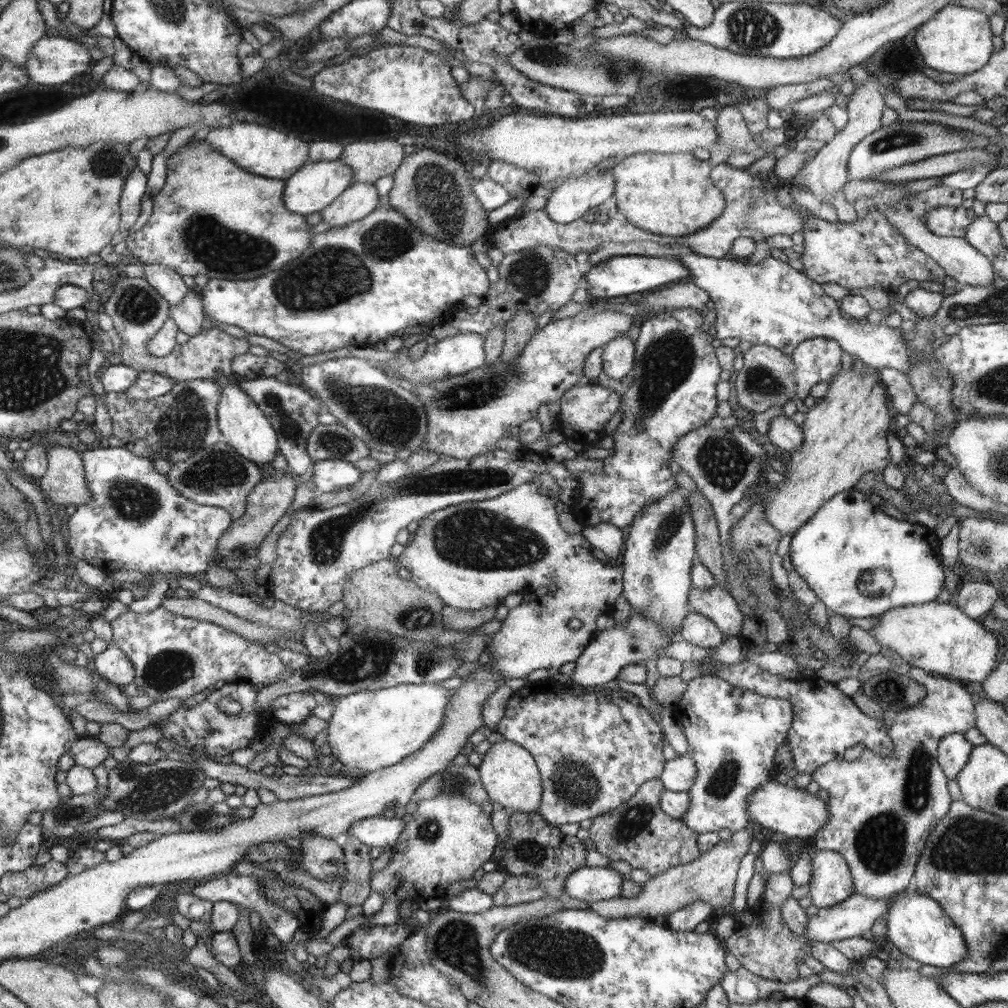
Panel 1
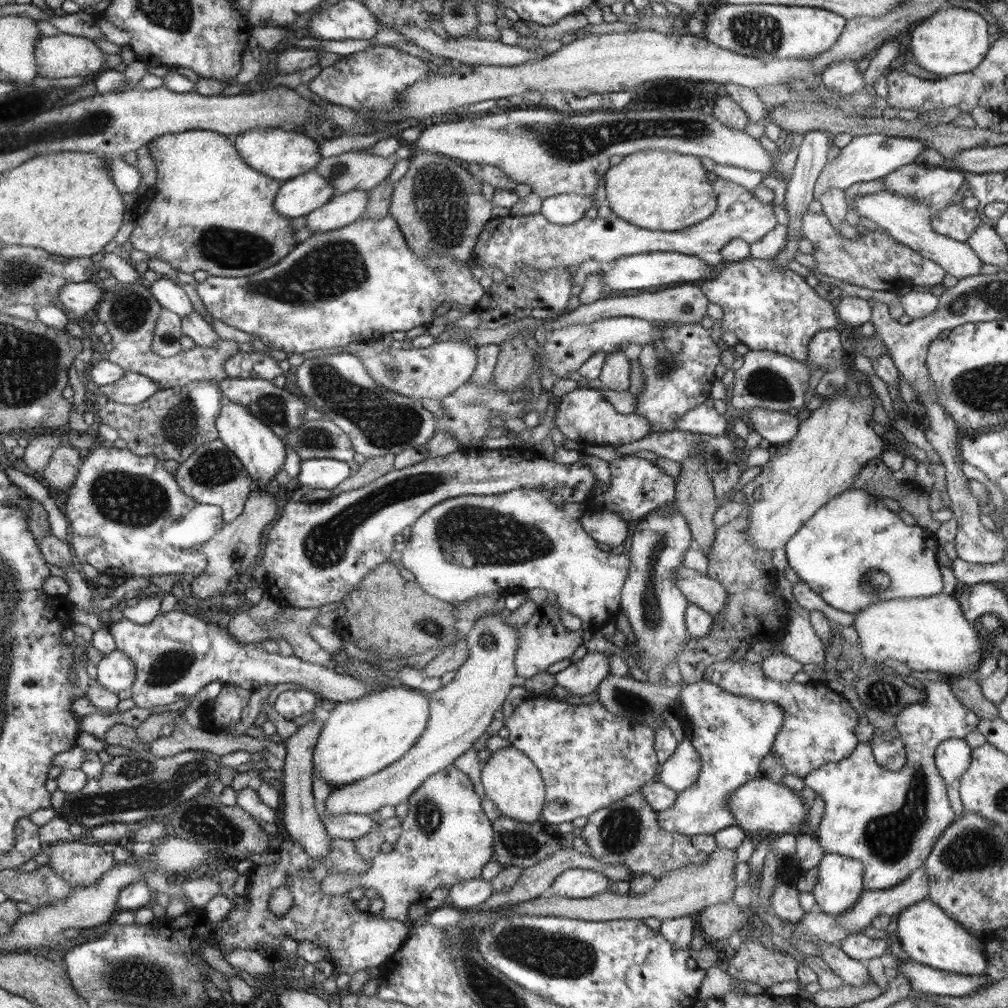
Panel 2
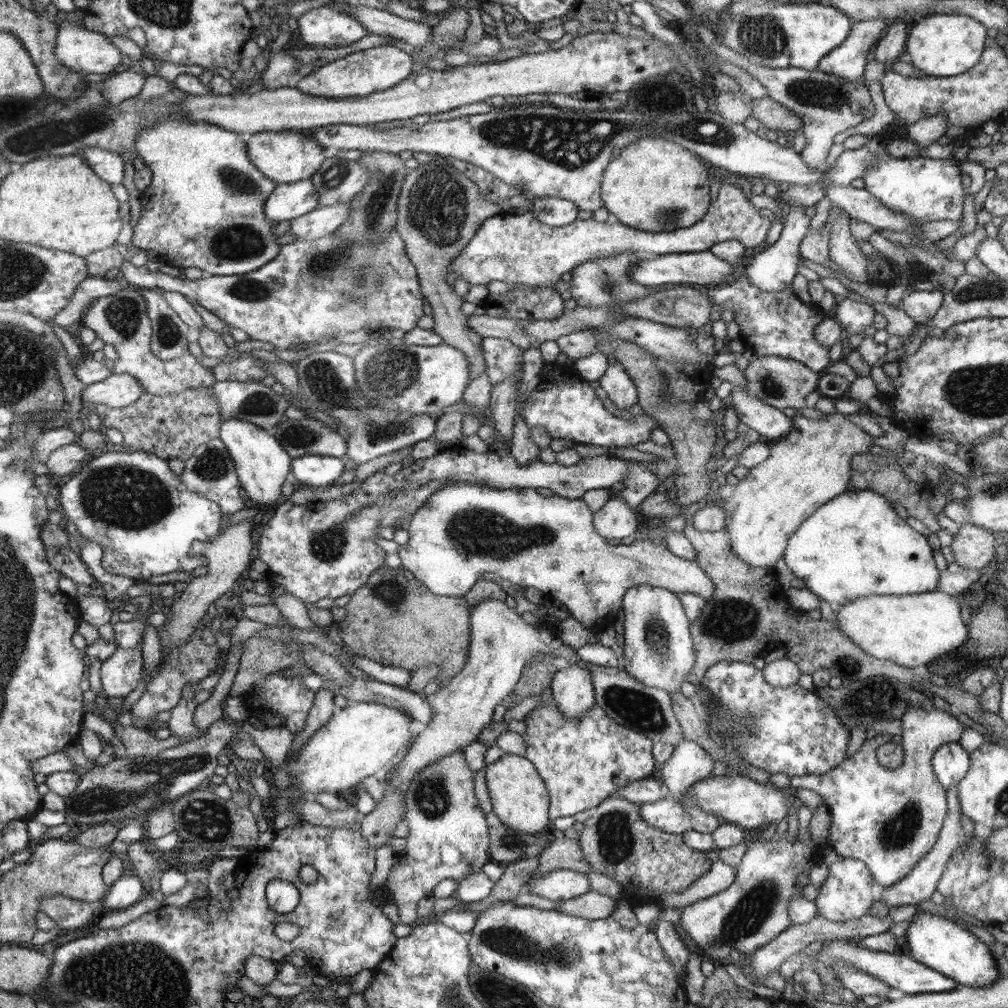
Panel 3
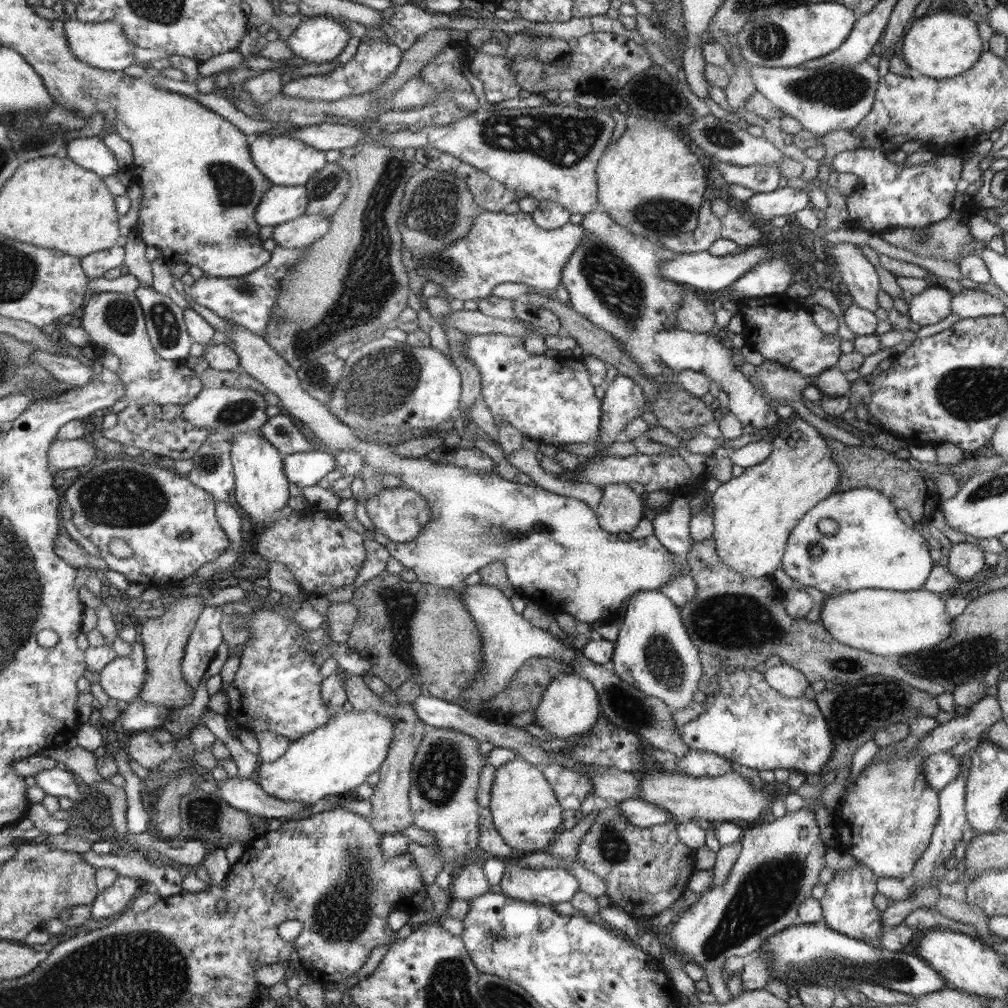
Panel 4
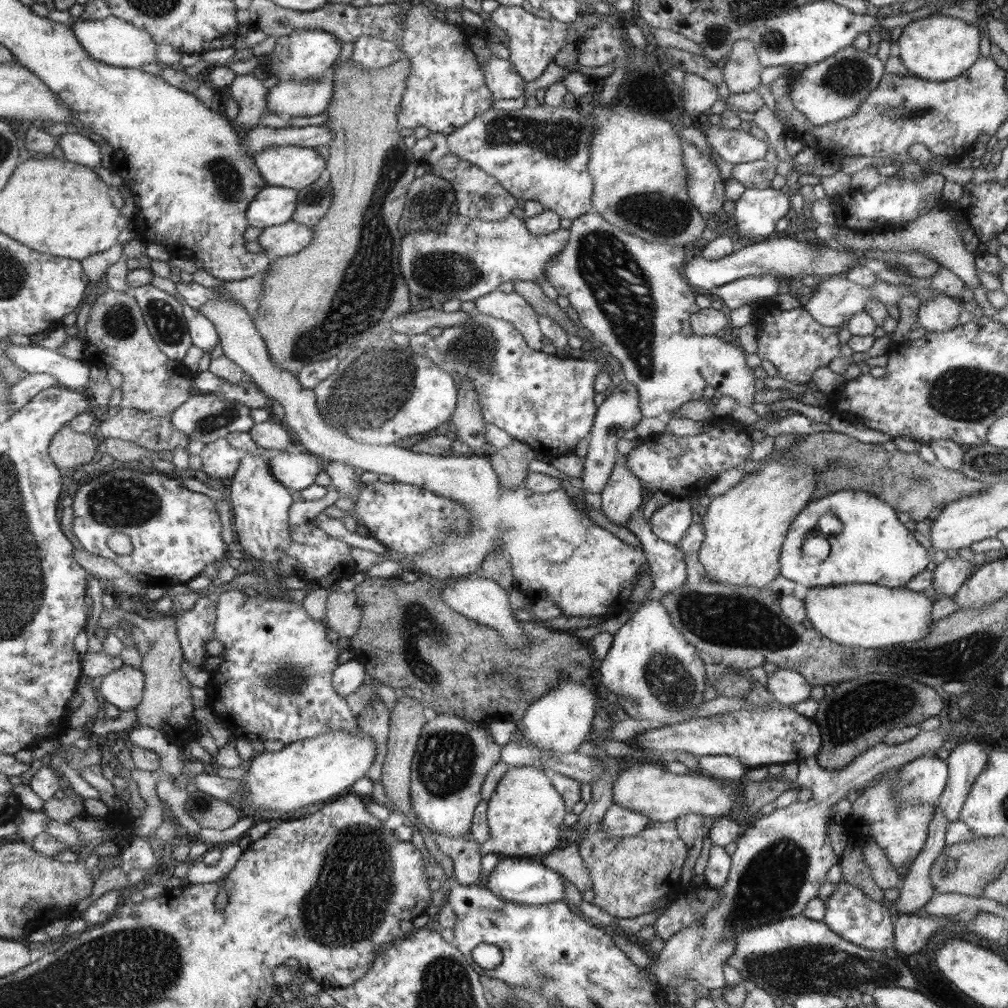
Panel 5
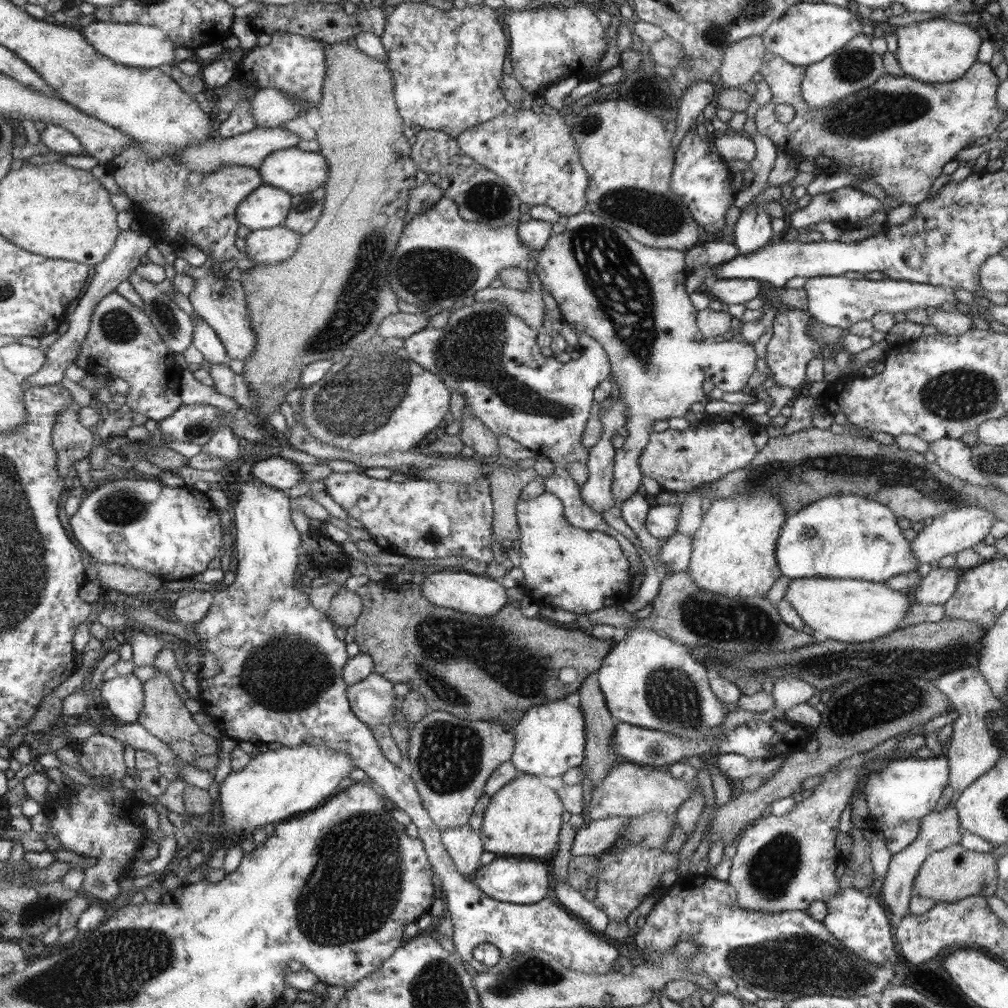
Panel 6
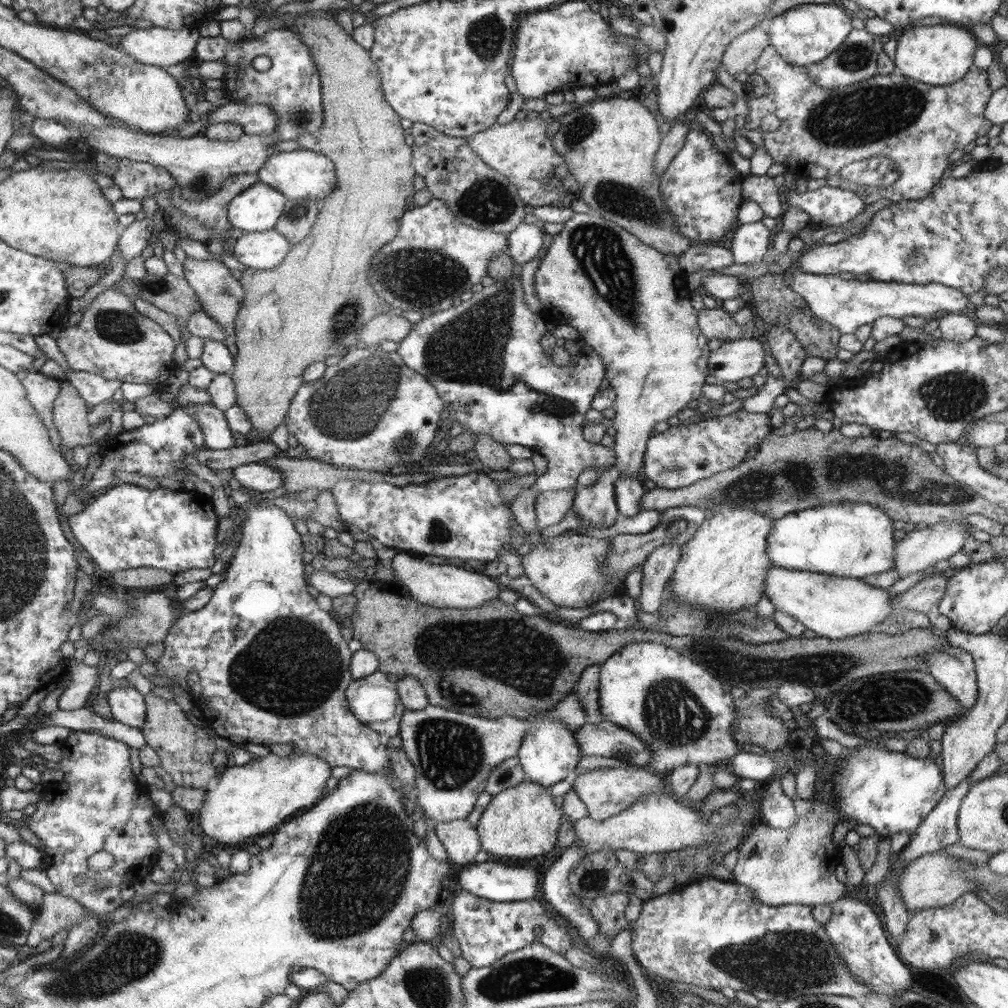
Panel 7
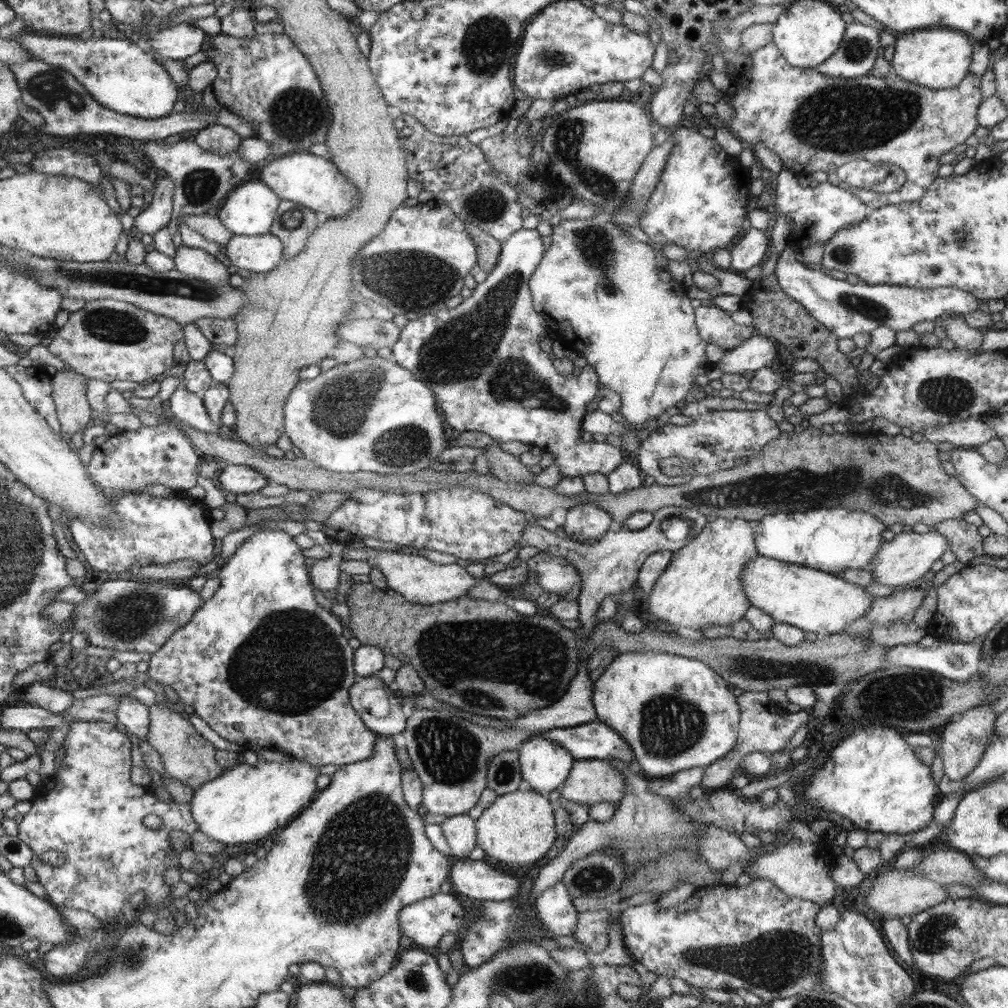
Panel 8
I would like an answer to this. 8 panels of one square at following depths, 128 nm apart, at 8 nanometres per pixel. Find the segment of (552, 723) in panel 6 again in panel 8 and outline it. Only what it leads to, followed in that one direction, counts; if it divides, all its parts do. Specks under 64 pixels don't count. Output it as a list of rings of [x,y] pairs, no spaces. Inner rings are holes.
[[[532,737],[519,746],[522,789],[549,794],[571,774],[575,756],[546,737]]]

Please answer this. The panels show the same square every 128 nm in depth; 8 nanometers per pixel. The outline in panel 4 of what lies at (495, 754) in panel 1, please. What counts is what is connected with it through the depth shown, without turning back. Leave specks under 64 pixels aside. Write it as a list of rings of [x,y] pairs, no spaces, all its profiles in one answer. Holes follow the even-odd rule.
[[[520,756],[496,769],[489,809],[496,830],[521,856],[547,850],[546,846],[554,840],[556,828],[562,824],[562,805],[555,790],[548,784],[546,774]]]

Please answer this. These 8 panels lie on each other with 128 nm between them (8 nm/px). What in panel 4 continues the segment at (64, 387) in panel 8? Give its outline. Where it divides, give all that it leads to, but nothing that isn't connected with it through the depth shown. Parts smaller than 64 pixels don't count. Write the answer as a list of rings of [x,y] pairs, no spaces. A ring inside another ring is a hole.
[[[83,438],[75,440],[55,440],[48,452],[49,462],[61,472],[67,474],[71,470],[86,470],[100,458],[99,451]]]

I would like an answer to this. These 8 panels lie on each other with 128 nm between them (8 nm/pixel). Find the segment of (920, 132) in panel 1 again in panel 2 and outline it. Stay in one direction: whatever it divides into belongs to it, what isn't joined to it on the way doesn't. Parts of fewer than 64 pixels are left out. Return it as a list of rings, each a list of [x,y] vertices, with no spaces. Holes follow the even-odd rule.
[[[880,133],[855,136],[848,145],[840,148],[840,154],[823,169],[818,186],[815,188],[815,200],[818,201],[820,195],[830,187],[840,187],[846,191],[854,183],[878,180],[900,166],[908,166],[916,162],[917,157],[926,148],[928,148],[926,141],[906,136],[886,136]]]

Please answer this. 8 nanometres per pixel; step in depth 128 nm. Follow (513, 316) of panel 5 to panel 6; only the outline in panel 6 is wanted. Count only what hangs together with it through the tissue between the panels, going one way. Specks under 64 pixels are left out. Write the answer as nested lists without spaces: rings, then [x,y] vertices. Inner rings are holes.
[[[527,272],[530,286],[526,290],[506,286],[488,287],[474,292],[473,296],[476,302],[496,300],[496,302],[504,304],[504,308],[508,308],[508,312],[522,317],[536,332],[541,332],[543,331],[544,316],[546,316],[544,300],[542,300],[541,281],[534,272]]]

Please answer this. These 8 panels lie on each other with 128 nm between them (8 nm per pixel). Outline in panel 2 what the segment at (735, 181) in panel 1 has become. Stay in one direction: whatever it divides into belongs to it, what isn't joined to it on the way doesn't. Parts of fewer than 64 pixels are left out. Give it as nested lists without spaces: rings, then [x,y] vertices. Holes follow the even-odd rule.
[[[717,176],[714,180],[715,192],[718,194],[719,205],[716,208],[715,215],[710,219],[691,226],[689,229],[682,229],[676,232],[662,232],[656,229],[638,228],[635,224],[630,224],[627,220],[620,218],[618,215],[611,213],[606,218],[596,217],[591,219],[584,217],[574,224],[564,226],[554,224],[549,221],[542,213],[531,214],[528,216],[514,216],[500,211],[496,216],[487,221],[484,230],[474,246],[473,259],[476,264],[481,264],[484,275],[492,277],[493,272],[500,268],[504,274],[504,280],[512,278],[516,273],[523,270],[524,264],[536,267],[538,271],[553,270],[553,268],[564,266],[579,266],[588,260],[594,258],[599,262],[612,262],[620,257],[628,255],[639,255],[653,252],[679,252],[690,256],[698,256],[708,263],[721,262],[722,250],[734,239],[742,239],[750,244],[759,242],[768,232],[772,232],[779,226],[772,204],[760,202],[758,197],[754,198],[744,186],[739,182],[725,180]]]

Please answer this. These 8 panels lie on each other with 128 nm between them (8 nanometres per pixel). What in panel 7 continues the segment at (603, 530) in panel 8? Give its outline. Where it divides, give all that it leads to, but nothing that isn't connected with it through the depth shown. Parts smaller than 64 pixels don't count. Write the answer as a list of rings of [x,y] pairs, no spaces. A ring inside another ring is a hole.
[[[614,467],[598,471],[598,481],[589,489],[576,492],[574,509],[590,527],[606,527],[614,524],[622,514],[615,497],[615,483],[619,478]]]

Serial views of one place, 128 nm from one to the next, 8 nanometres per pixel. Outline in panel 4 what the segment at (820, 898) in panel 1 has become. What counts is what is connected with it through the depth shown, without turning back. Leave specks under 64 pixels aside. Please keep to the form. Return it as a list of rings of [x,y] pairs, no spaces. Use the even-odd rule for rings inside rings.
[[[856,864],[850,868],[835,871],[835,876],[826,884],[826,895],[819,900],[822,908],[823,923],[835,932],[844,933],[855,940],[877,945],[886,929],[882,926],[882,914],[873,904],[877,894],[878,877],[867,865]]]

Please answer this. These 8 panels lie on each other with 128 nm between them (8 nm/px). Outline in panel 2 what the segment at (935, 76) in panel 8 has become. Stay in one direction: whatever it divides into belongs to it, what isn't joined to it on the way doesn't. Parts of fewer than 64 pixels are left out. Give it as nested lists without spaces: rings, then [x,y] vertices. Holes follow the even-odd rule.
[[[940,8],[932,16],[912,27],[910,48],[918,64],[928,72],[946,77],[971,72],[984,61],[991,47],[988,26],[988,20],[971,9]]]

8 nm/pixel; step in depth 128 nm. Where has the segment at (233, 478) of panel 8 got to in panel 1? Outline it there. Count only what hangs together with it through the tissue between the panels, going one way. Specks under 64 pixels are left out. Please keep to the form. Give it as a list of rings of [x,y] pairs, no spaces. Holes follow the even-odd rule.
[[[320,460],[312,467],[312,485],[317,492],[338,492],[363,479],[363,472],[346,460]]]

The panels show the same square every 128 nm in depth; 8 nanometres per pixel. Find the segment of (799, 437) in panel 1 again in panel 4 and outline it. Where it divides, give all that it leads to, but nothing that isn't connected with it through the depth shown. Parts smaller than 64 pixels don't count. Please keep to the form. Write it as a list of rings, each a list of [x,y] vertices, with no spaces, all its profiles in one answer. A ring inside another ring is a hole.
[[[676,326],[674,329],[660,332],[658,349],[662,359],[671,368],[701,372],[716,382],[730,399],[730,413],[736,416],[742,425],[772,431],[781,422],[780,416],[770,407],[769,400],[763,396],[760,389],[756,390],[754,384],[740,370],[740,366],[734,364],[732,349],[725,347],[714,334],[691,333]]]

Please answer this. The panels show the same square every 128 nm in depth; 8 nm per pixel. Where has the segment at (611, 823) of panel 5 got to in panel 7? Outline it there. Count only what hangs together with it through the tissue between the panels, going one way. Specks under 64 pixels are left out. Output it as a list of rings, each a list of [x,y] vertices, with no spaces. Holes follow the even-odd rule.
[[[574,843],[563,850],[562,855],[544,873],[542,892],[546,902],[556,910],[557,916],[564,916],[566,924],[582,941],[592,939],[599,934],[599,923],[592,917],[591,911],[584,907],[569,886],[570,871],[585,860],[586,849]]]

